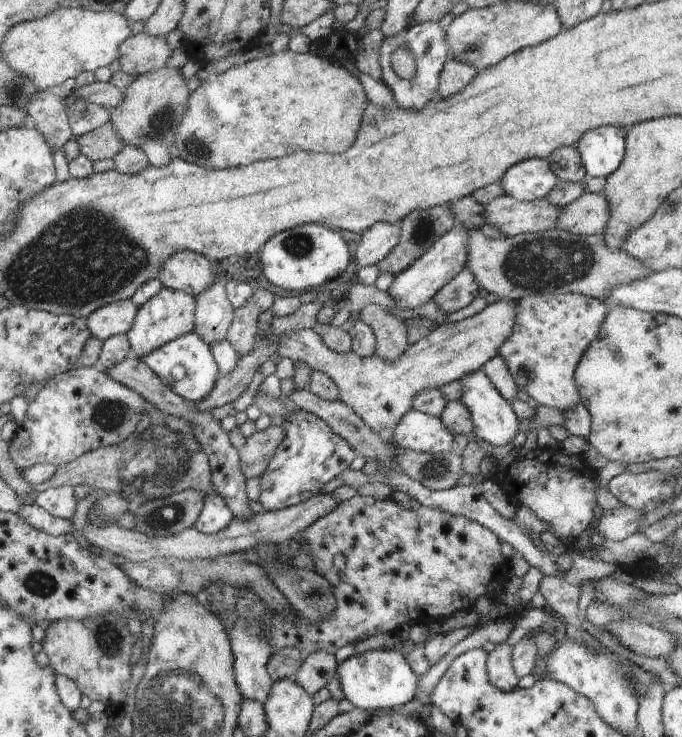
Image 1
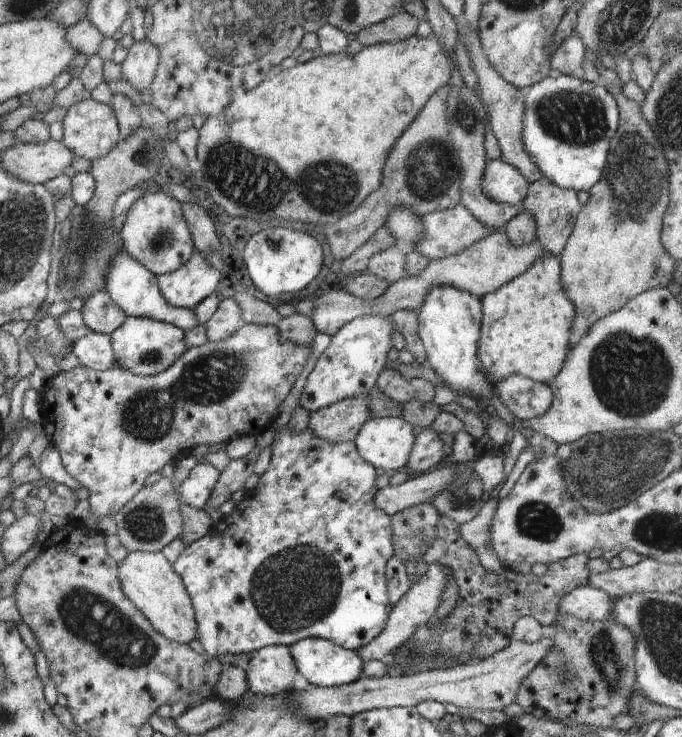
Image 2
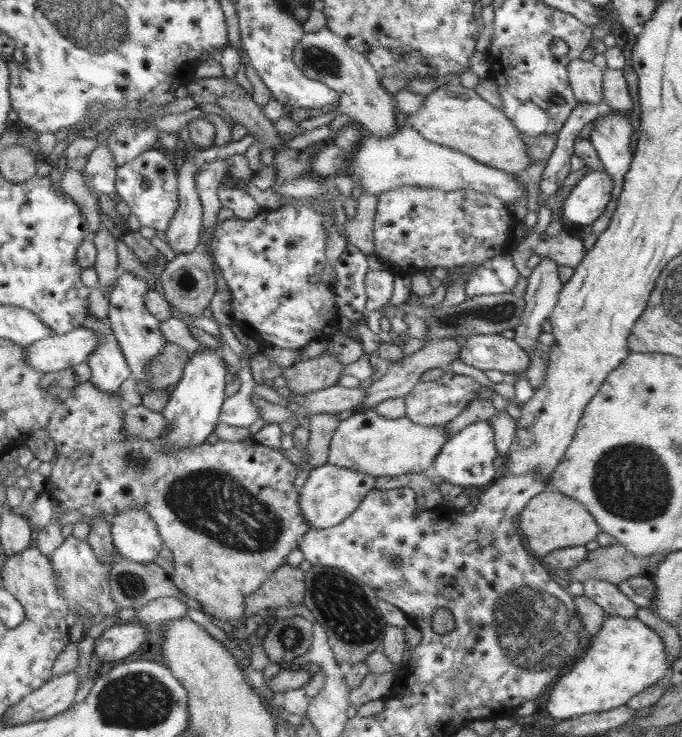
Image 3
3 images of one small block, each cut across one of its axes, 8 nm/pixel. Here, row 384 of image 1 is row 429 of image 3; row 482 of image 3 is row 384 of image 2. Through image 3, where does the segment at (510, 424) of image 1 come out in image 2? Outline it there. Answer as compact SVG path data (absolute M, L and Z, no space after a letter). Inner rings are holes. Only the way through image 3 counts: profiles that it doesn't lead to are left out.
M435 286L425 296L417 310L417 336L423 344L427 366L449 390L461 392L473 400L483 400L493 394L493 386L481 374L483 368L477 358L477 340L481 328L481 300L465 290L453 286Z

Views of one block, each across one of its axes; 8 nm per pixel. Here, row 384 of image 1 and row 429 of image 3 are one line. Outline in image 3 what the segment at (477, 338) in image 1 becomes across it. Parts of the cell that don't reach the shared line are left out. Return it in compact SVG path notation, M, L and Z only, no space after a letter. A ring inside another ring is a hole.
M375 410L353 412L353 416L339 422L329 444L327 464L369 474L375 480L381 476L423 474L431 472L435 456L447 442L443 426L419 426L409 418L383 418Z

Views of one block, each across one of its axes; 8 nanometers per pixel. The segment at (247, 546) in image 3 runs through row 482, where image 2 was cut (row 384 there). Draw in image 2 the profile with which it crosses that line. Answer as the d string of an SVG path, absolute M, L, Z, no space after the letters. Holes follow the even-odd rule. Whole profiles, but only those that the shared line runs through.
M243 324L235 334L231 334L229 338L221 340L221 342L205 342L197 348L187 348L187 352L183 352L167 370L163 370L161 374L157 376L135 376L119 366L111 368L111 370L105 370L105 372L93 372L89 368L83 368L83 366L77 366L77 368L71 368L71 370L61 370L57 372L53 378L47 380L47 388L45 392L41 394L41 428L43 428L43 434L47 438L47 444L51 444L59 458L61 458L61 466L65 470L65 474L69 478L73 478L77 484L81 484L81 488L87 488L89 492L89 508L91 508L91 514L101 520L105 516L113 518L113 514L117 514L139 490L143 490L145 486L145 480L155 474L155 472L161 472L165 464L171 464L179 458L183 458L185 454L189 454L191 450L195 450L197 446L213 446L213 448L219 448L219 446L225 446L233 436L259 436L263 434L271 424L273 424L273 412L277 410L277 406L287 398L289 390L293 388L295 380L299 378L307 358L311 356L313 348L309 346L297 346L293 342L283 342L277 328L275 326L255 326L255 324Z

